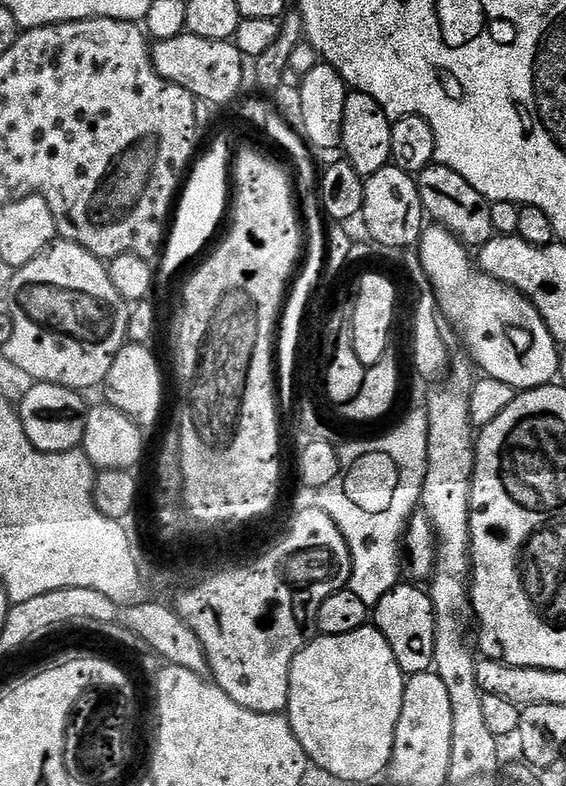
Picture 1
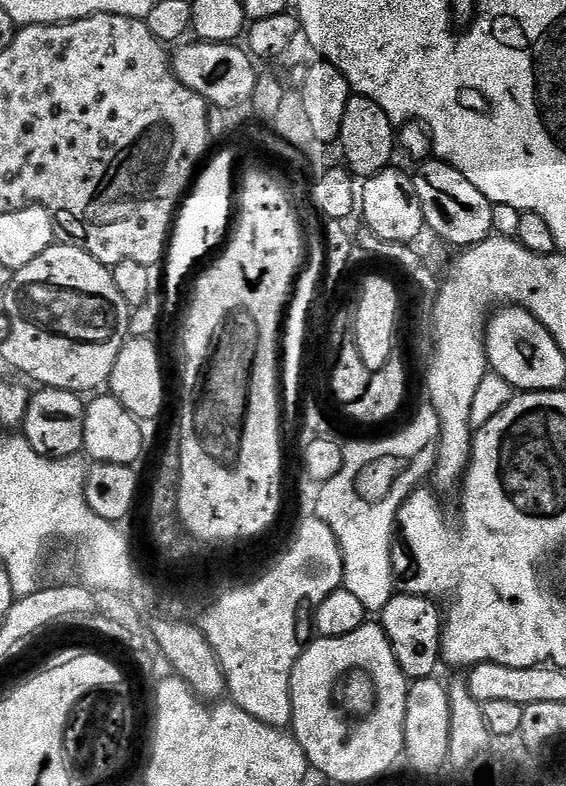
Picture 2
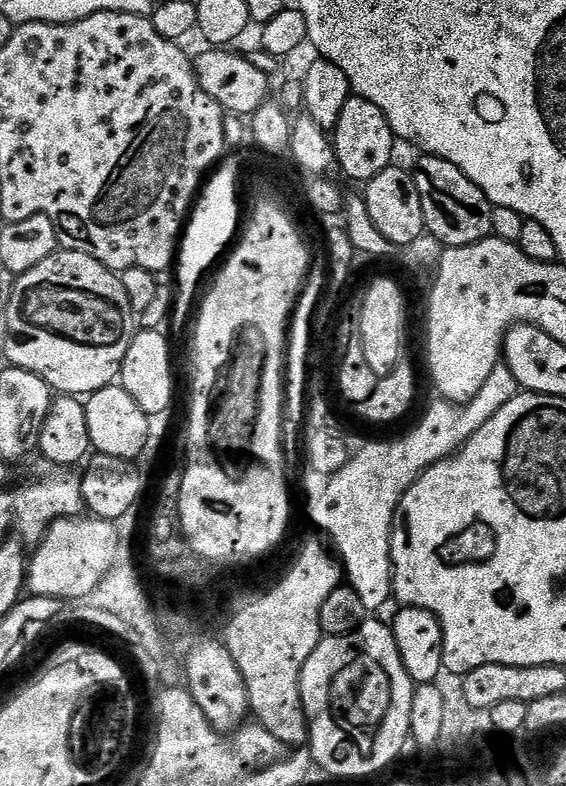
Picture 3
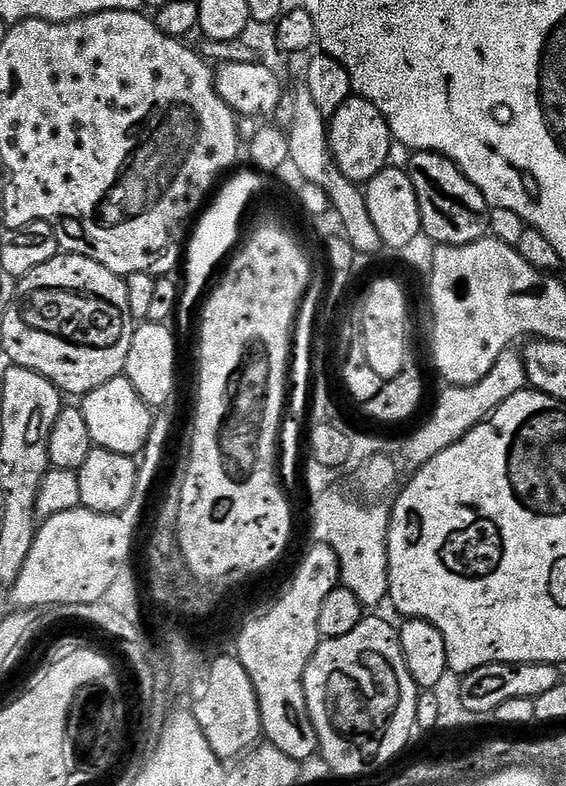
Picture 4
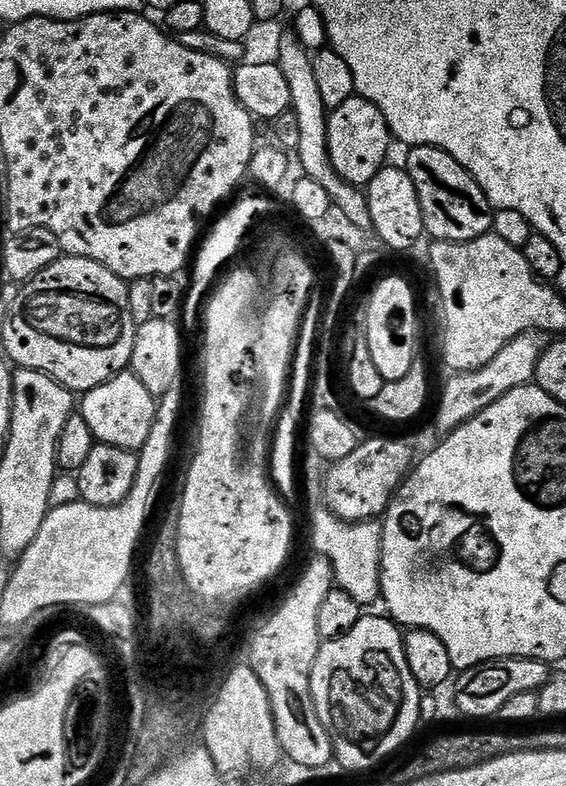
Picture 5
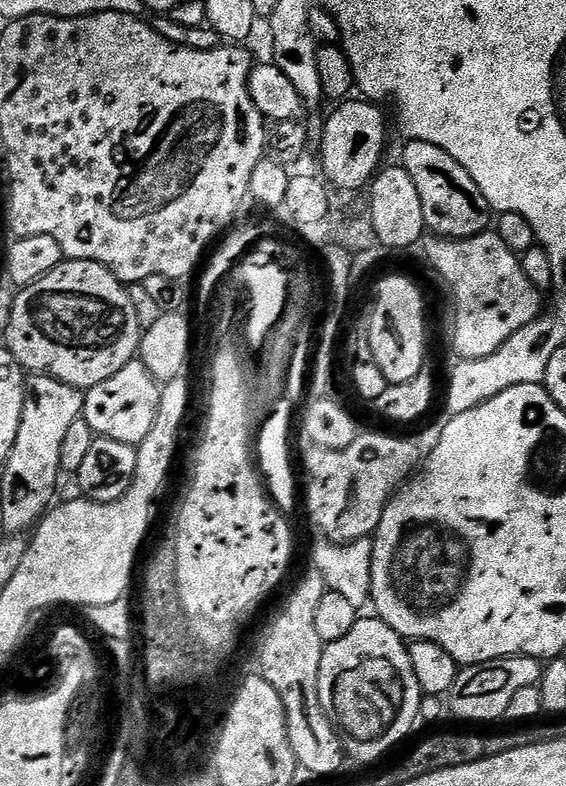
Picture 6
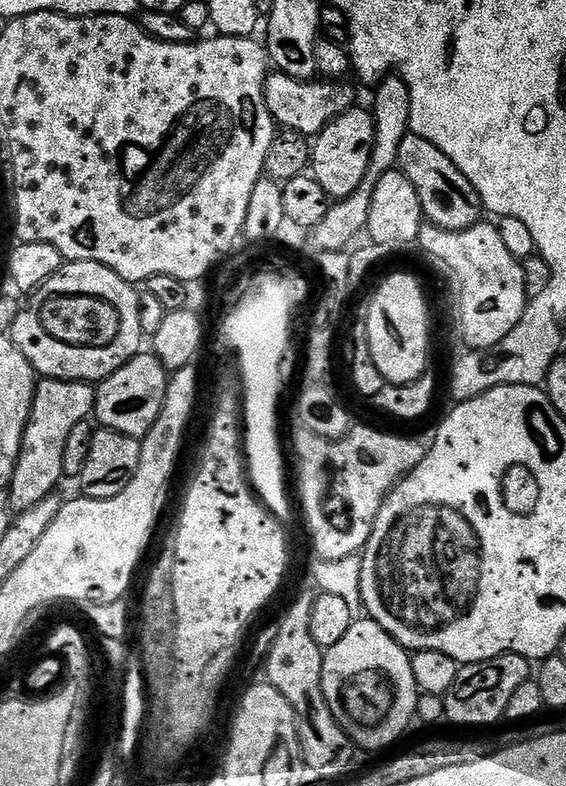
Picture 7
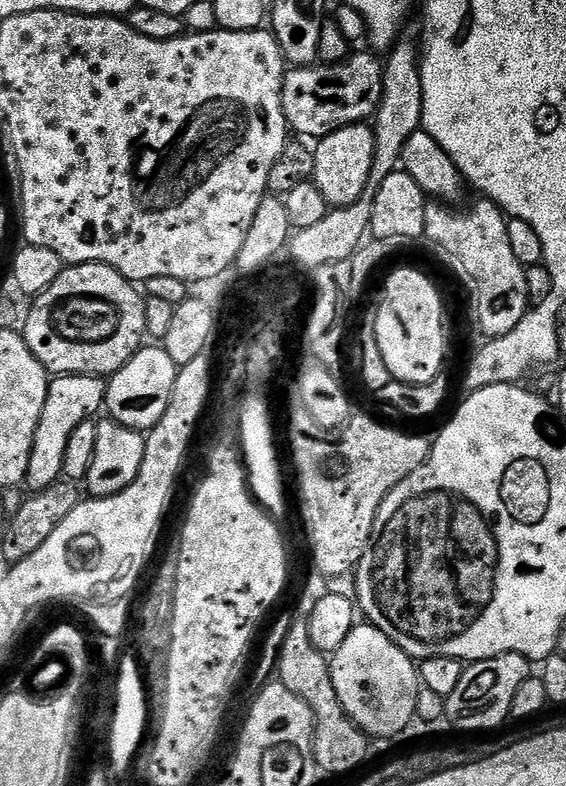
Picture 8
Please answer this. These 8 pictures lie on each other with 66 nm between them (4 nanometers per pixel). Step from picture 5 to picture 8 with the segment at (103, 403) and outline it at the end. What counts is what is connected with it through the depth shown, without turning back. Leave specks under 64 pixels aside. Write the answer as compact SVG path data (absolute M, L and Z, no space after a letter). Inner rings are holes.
M163 346L148 347L141 347L140 351L132 355L130 362L126 362L126 366L119 368L110 377L104 394L104 408L111 419L145 434L152 431L162 414L166 414L166 406L170 406L170 398L174 394L178 371L174 358L170 358Z

